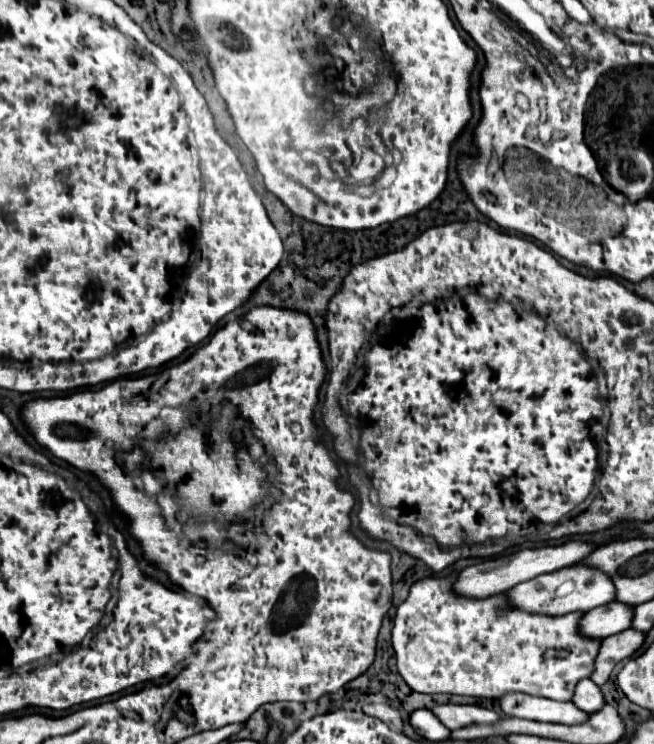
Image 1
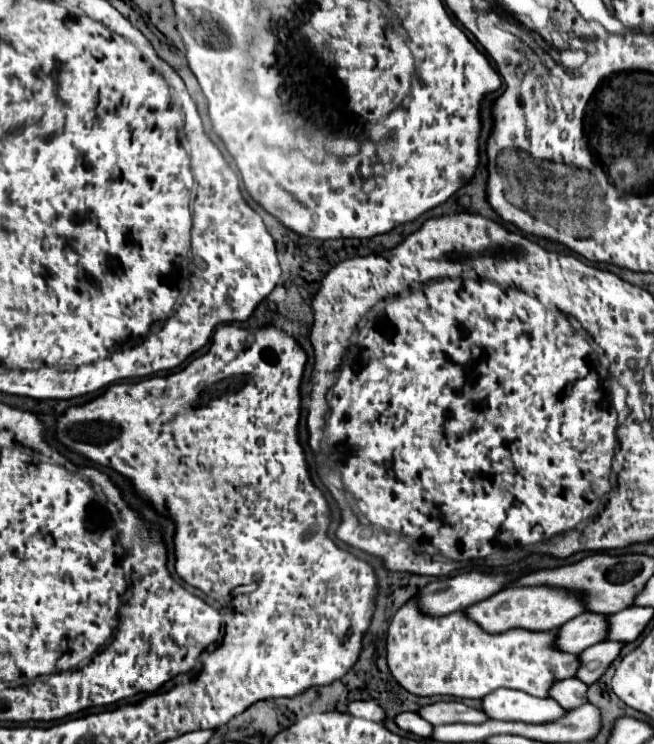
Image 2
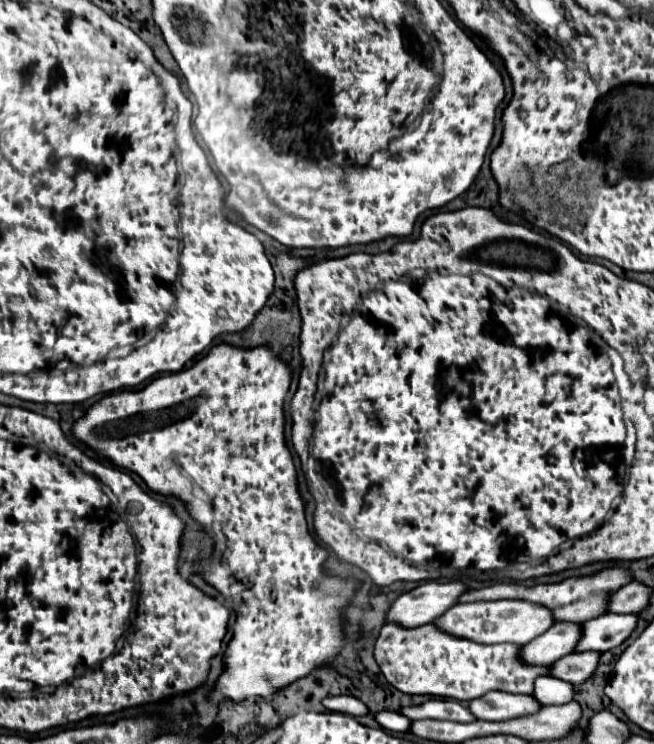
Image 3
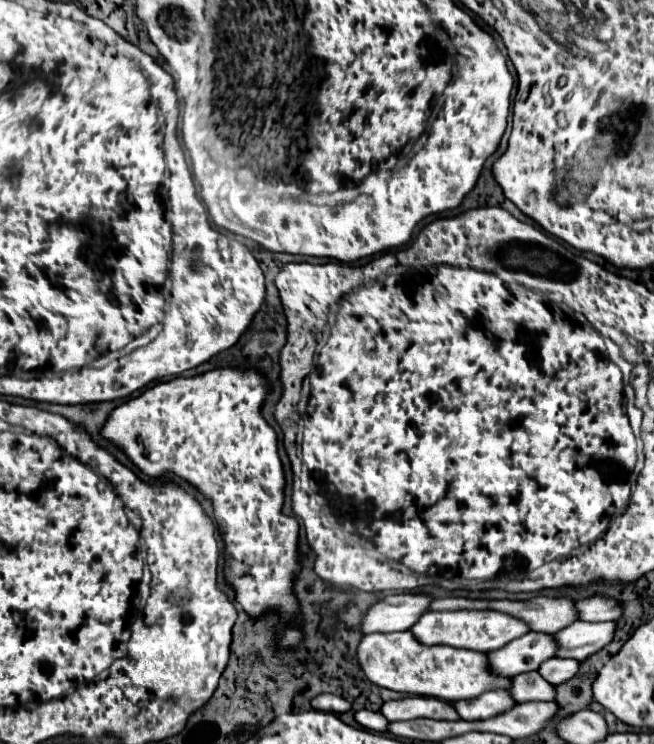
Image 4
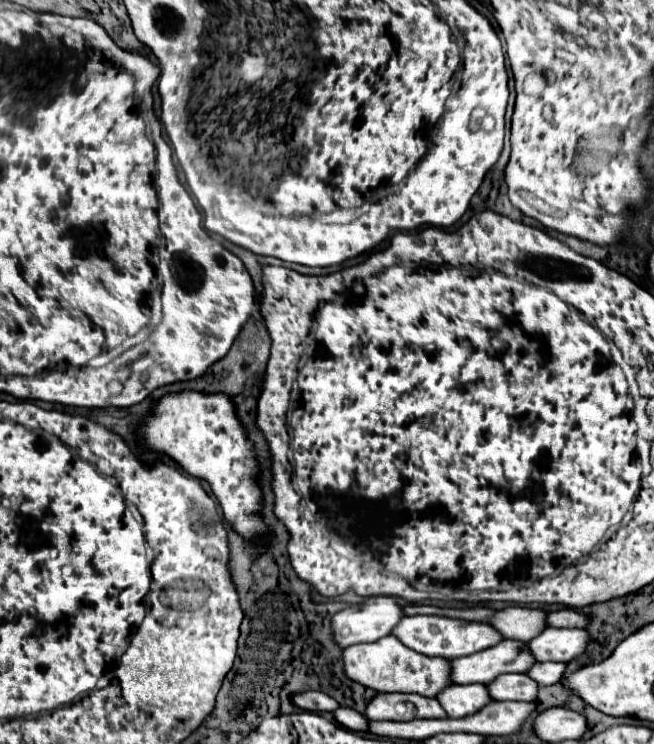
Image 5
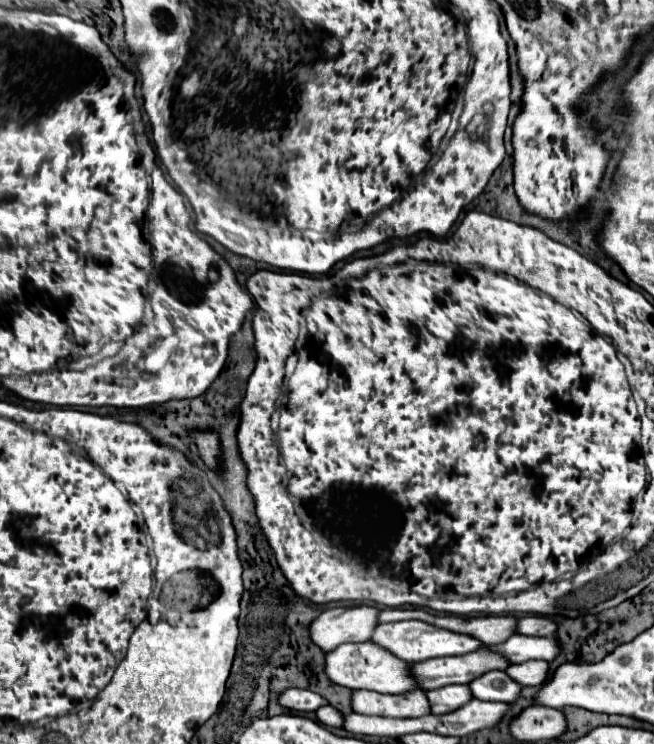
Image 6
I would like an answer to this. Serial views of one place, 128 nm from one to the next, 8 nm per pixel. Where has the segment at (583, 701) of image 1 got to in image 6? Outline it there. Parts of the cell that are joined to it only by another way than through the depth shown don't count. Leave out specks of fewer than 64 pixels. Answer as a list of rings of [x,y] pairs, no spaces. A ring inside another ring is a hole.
[[[500,670],[486,672],[484,676],[472,680],[470,688],[474,698],[492,700],[492,702],[508,702],[508,704],[516,702],[522,692],[522,686],[516,684],[516,680],[512,680],[506,672],[500,672]]]

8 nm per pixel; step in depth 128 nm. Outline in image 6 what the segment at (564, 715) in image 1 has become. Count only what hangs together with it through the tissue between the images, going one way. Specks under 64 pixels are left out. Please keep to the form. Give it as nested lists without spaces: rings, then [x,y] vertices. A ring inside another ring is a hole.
[[[444,686],[428,690],[426,696],[432,704],[432,714],[448,714],[468,704],[468,700],[472,700],[472,690],[468,686]]]

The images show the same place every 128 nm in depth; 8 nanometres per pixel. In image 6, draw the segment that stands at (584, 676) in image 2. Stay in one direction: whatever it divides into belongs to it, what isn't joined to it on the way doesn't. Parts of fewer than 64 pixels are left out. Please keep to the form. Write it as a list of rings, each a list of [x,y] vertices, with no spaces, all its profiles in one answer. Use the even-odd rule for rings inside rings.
[[[528,660],[524,664],[512,664],[506,672],[510,678],[524,686],[540,686],[548,680],[550,664],[544,660]]]

